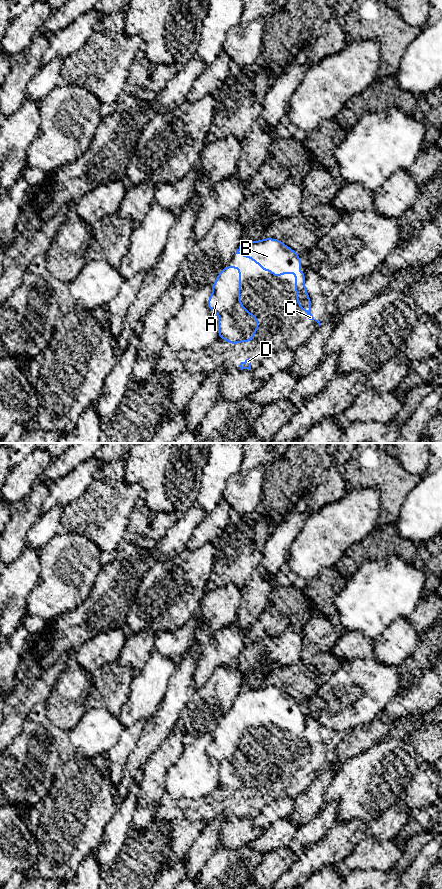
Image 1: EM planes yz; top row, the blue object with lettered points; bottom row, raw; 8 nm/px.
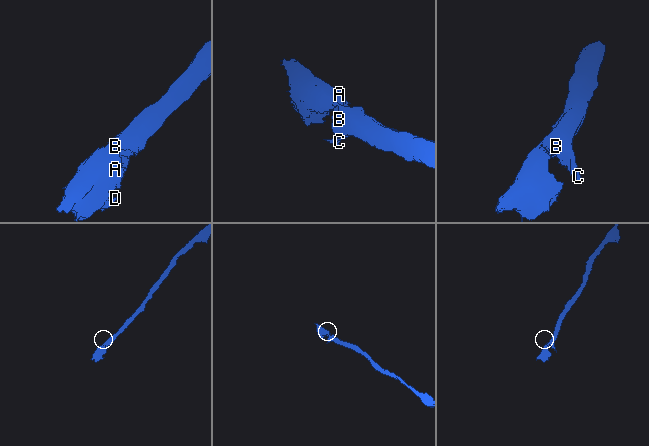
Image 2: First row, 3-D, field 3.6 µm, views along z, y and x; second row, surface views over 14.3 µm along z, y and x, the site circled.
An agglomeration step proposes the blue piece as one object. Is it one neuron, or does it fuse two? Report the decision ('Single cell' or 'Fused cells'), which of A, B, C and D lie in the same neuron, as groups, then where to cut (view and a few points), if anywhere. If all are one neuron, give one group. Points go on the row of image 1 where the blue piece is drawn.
Single cell. Groups: A B C D. No split

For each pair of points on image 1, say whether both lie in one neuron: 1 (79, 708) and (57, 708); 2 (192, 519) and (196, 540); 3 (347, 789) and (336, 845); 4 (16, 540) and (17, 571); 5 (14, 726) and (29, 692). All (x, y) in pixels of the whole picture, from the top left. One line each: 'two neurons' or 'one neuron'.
1: one neuron
2: two neurons
3: two neurons
4: two neurons
5: one neuron

